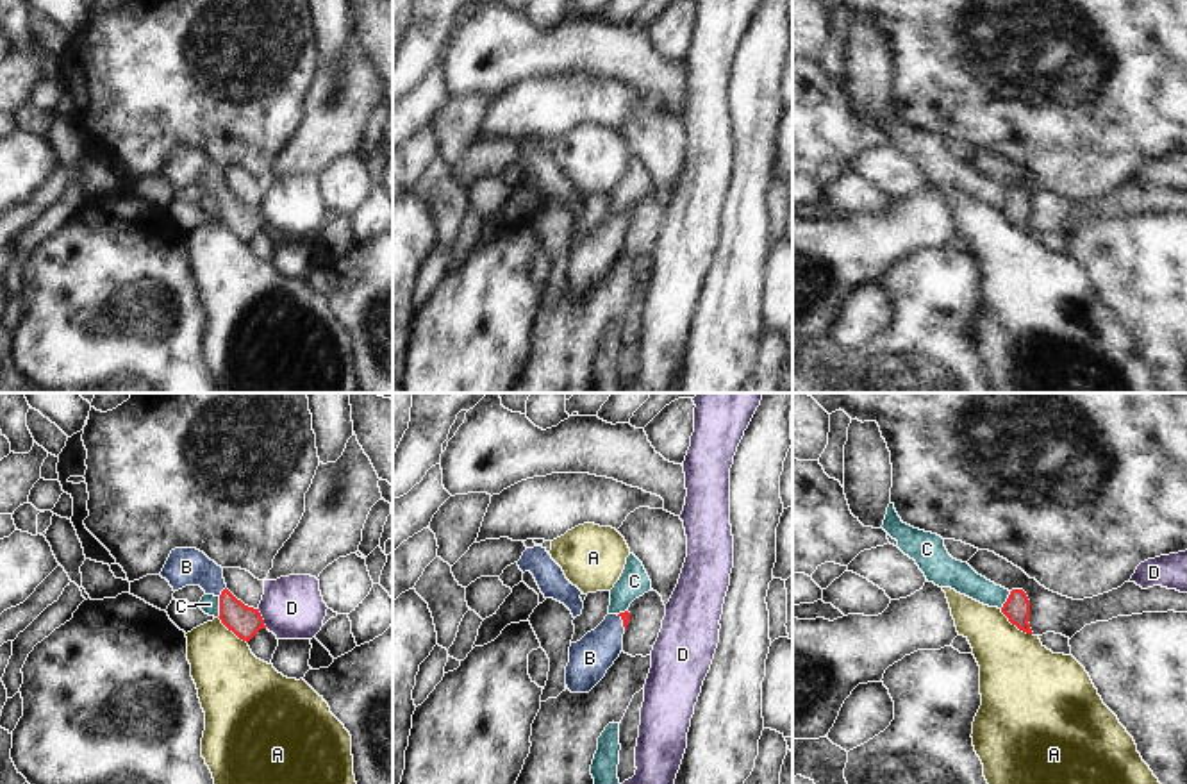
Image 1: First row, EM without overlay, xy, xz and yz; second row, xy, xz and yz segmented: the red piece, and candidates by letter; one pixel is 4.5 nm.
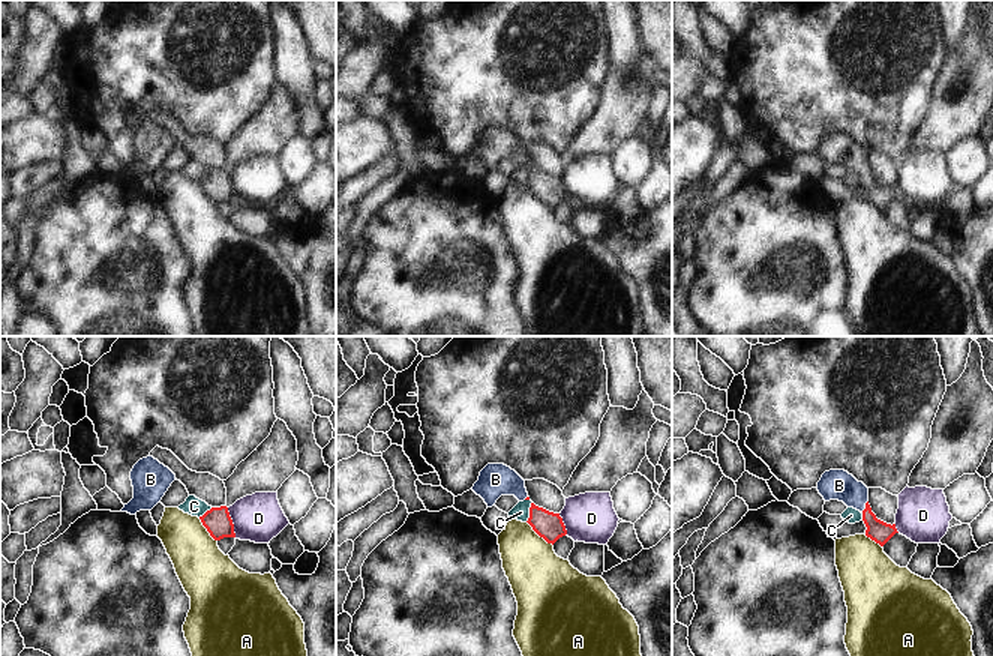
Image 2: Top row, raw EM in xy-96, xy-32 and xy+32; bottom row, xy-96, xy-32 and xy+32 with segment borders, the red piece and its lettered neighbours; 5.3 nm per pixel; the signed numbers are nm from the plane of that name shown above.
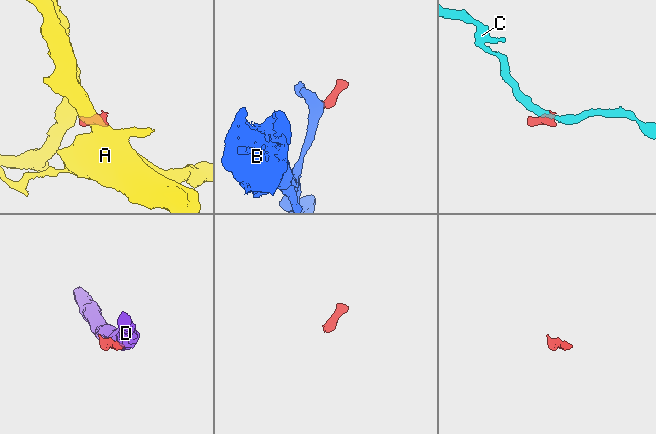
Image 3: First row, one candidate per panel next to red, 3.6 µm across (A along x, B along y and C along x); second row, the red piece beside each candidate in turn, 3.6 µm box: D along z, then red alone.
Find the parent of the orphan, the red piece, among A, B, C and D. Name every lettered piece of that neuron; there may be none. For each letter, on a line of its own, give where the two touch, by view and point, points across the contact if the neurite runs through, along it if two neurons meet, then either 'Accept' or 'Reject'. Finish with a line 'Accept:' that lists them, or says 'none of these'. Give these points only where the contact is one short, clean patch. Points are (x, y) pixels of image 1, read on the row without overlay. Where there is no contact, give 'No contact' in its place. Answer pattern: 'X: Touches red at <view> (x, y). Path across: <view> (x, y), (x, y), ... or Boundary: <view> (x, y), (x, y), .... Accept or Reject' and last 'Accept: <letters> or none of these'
A: Touches red at yz (1016, 225). Boundary: yz (1000, 209), (1012, 224), (1032, 234). Reject
B: Touches red at xy (222, 191). Path across: xy (245, 222), (229, 206), (222, 191), (200, 170), (186, 166). Accept
C: Touches red at xy (220, 208). Boundary: xy (220, 197), (220, 213), (216, 216). Reject
D: Touches red at xy (261, 218). Boundary: xy (257, 208), (266, 227). Reject
Accept: B

